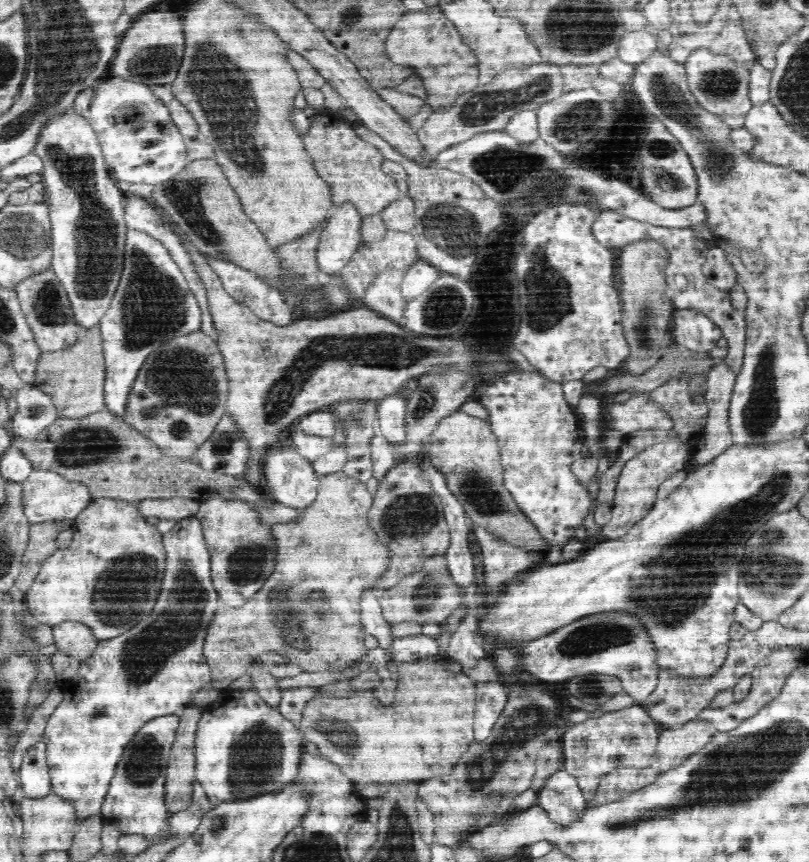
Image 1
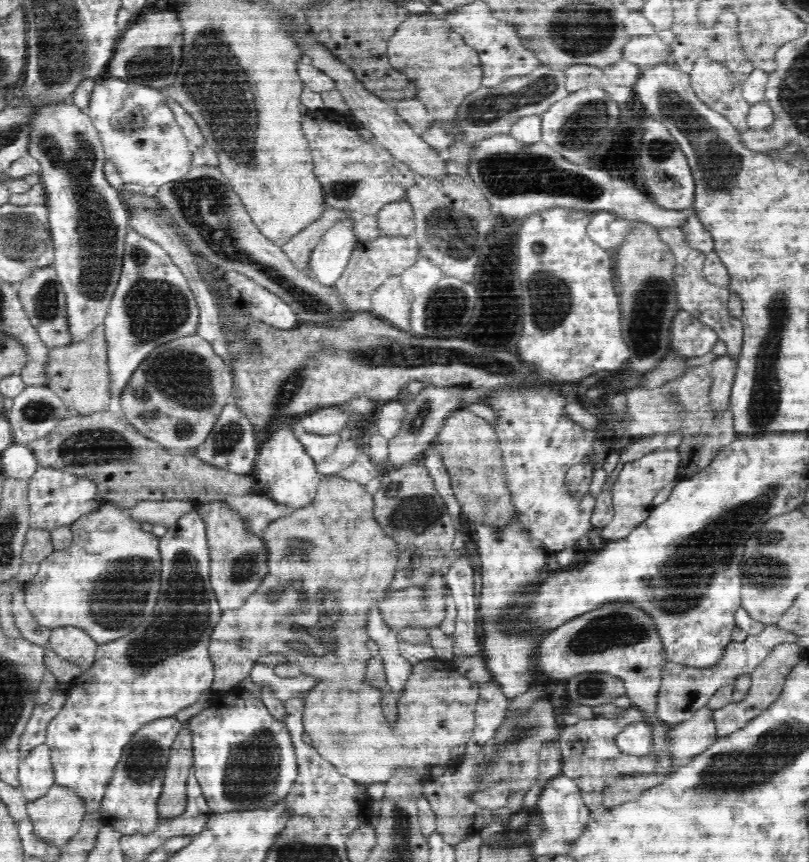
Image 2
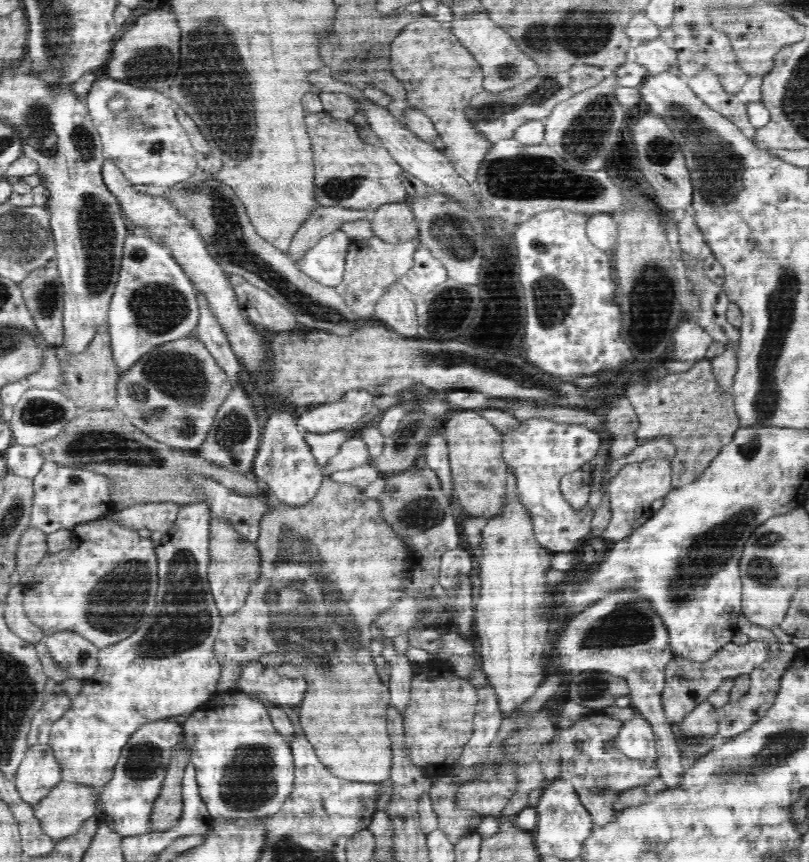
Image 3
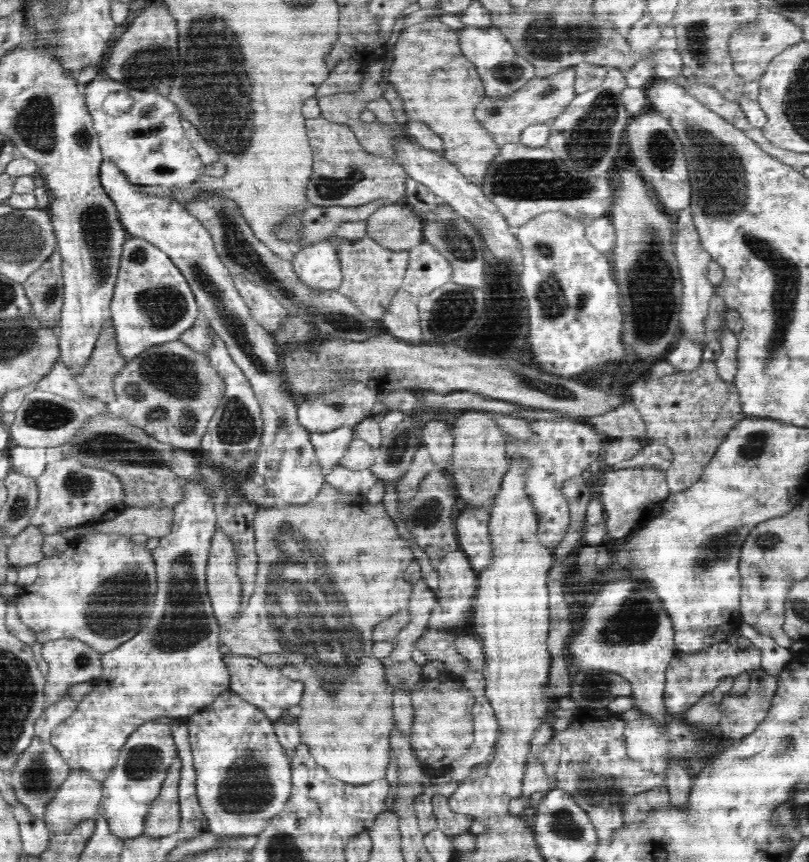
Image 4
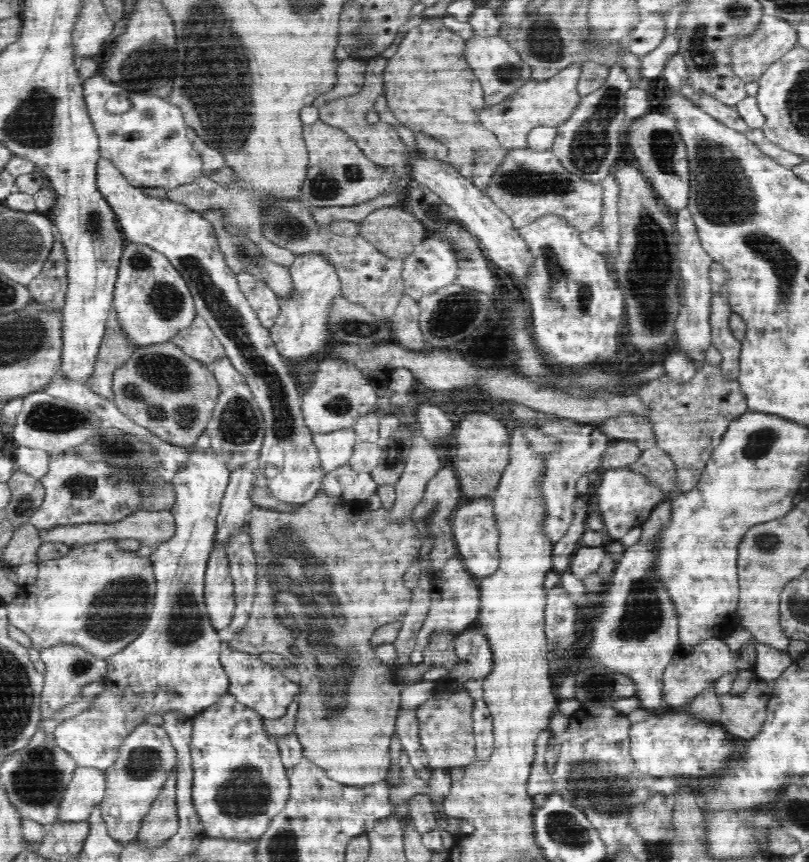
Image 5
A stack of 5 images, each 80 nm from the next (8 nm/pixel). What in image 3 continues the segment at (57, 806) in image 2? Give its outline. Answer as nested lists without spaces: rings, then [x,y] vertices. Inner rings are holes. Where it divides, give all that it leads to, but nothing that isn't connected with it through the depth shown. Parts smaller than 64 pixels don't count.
[[[60,782],[50,795],[38,804],[35,815],[42,831],[53,840],[74,835],[82,823],[95,815],[99,794],[84,784]]]

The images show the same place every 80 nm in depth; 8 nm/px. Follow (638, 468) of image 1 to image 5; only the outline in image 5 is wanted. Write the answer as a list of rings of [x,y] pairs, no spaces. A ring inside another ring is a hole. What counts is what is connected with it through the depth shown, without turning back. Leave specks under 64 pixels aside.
[[[629,468],[607,470],[601,479],[600,486],[595,489],[598,494],[598,508],[604,531],[612,539],[618,541],[631,528],[641,527],[649,519],[653,508],[667,500],[661,489],[649,483],[645,476],[632,472]]]

